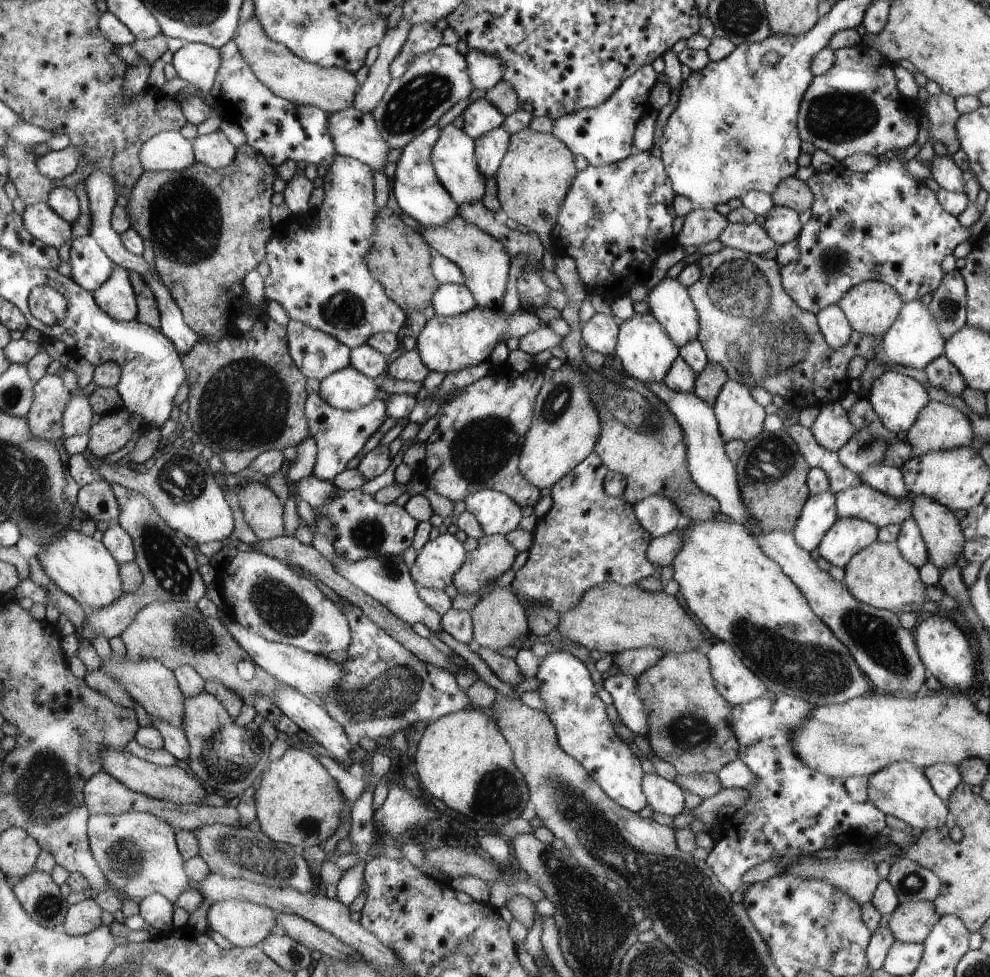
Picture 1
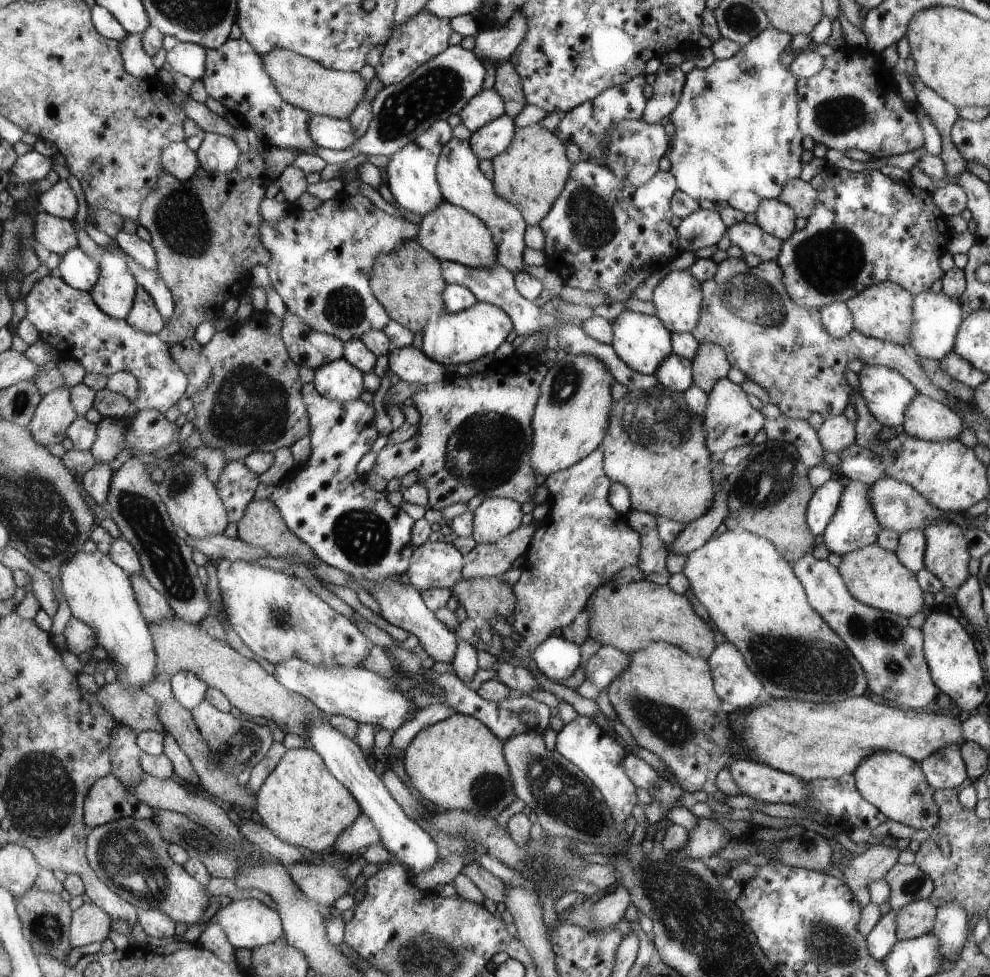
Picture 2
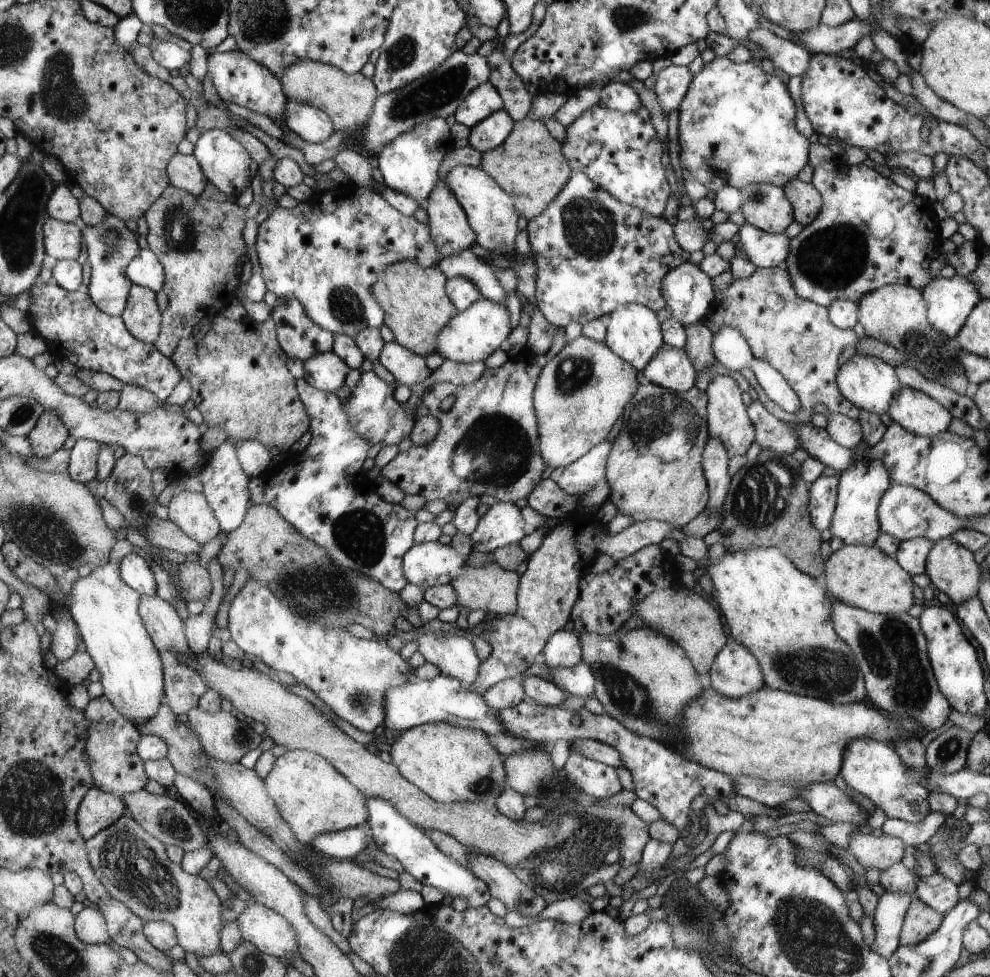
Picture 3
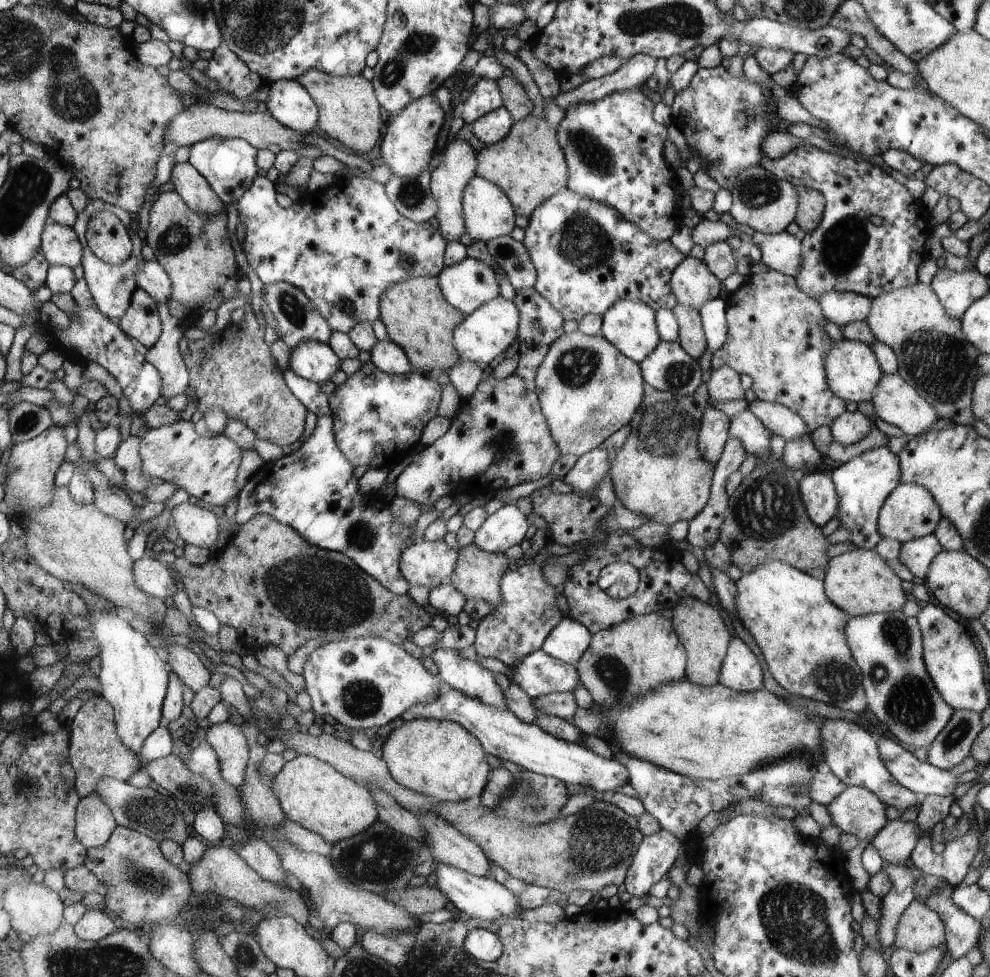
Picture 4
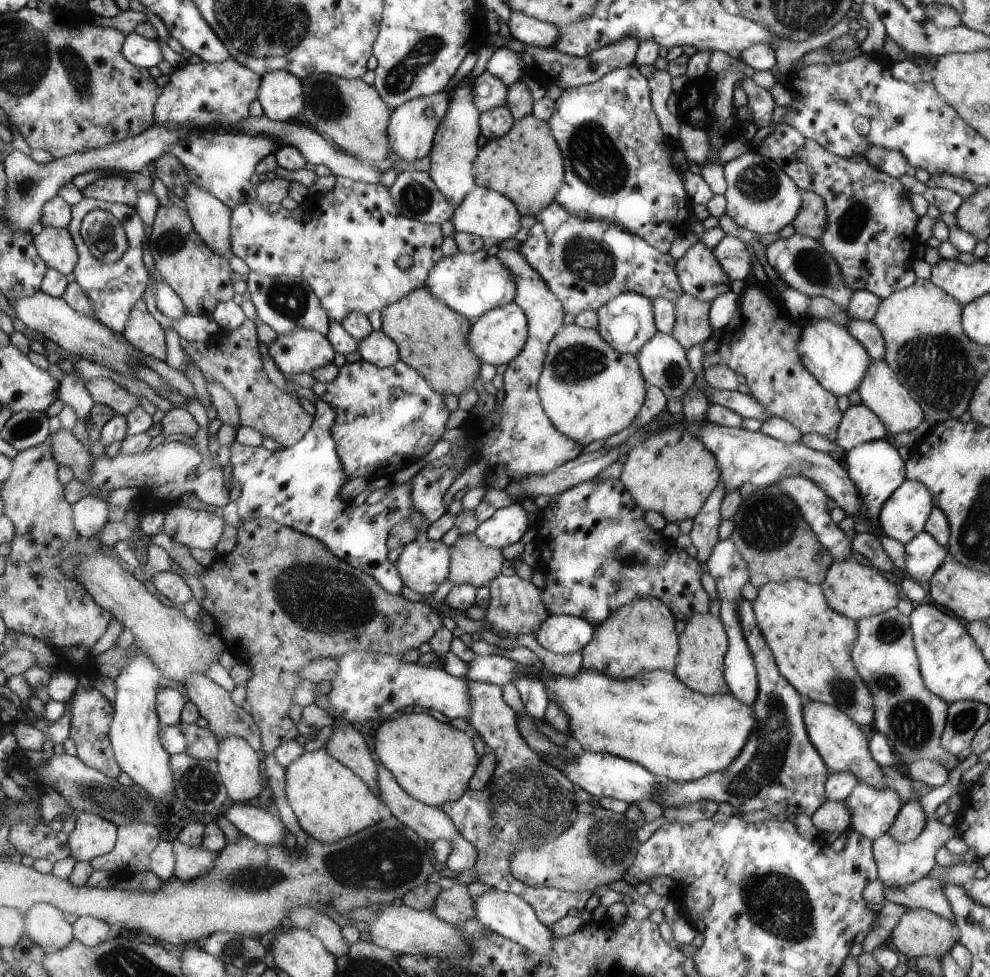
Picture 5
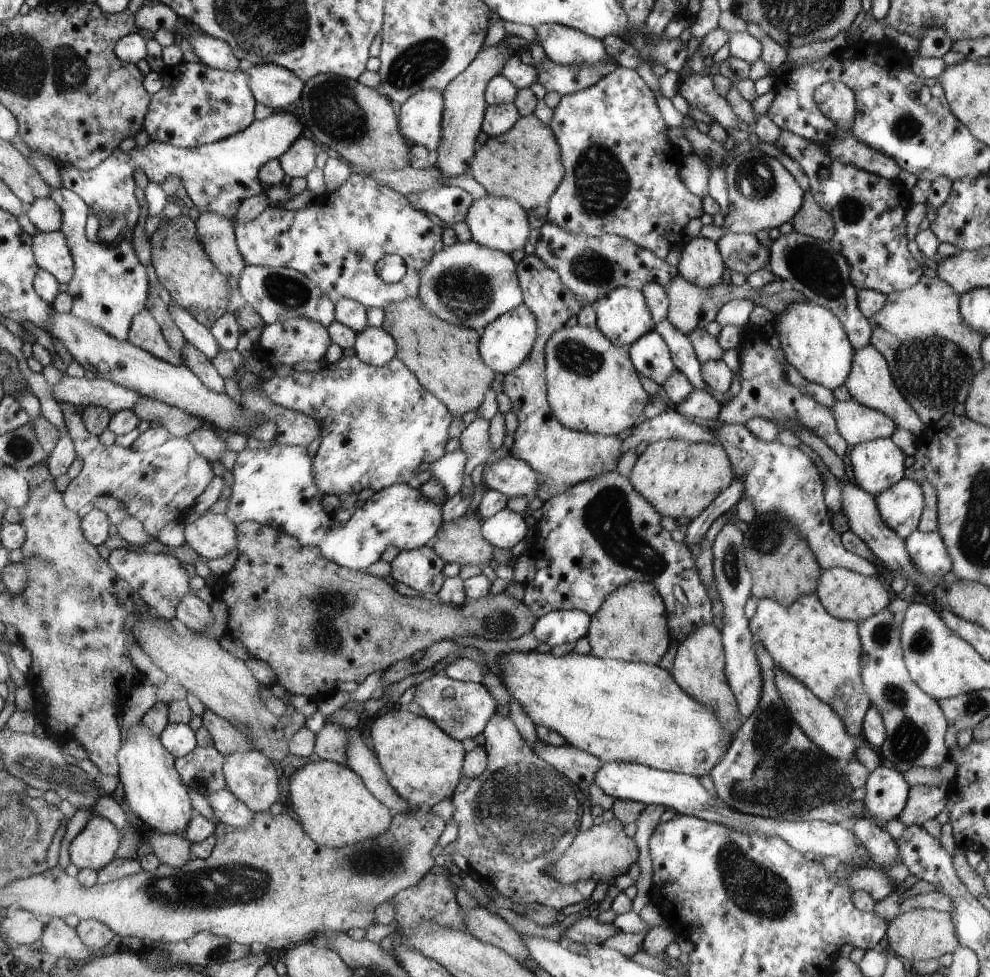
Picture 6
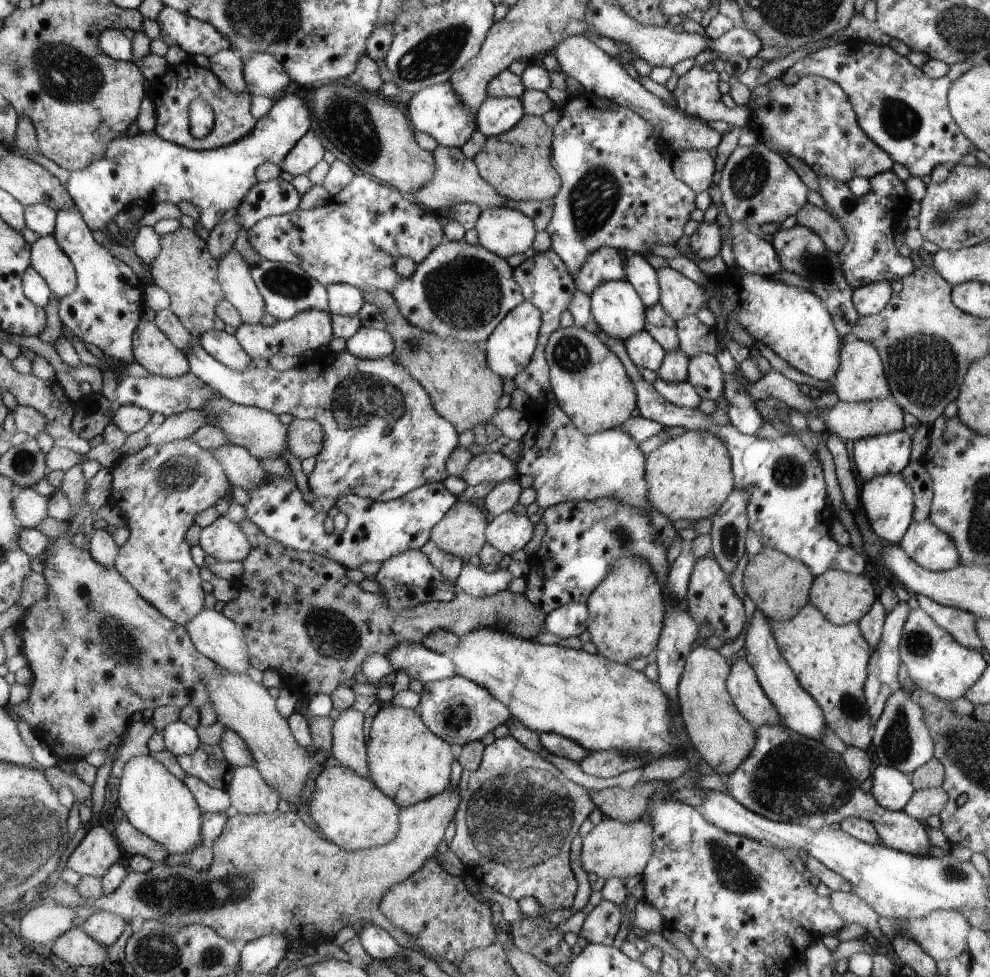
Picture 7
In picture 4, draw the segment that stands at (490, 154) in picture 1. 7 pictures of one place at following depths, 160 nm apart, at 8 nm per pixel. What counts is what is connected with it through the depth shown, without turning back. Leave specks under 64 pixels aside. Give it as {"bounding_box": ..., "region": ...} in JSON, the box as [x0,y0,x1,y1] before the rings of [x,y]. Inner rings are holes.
{"bounding_box":[472,106,514,145],"region":[[[502,106],[475,120],[472,132],[480,142],[491,145],[502,141],[511,132],[513,124],[514,119],[511,117],[510,111]]]}

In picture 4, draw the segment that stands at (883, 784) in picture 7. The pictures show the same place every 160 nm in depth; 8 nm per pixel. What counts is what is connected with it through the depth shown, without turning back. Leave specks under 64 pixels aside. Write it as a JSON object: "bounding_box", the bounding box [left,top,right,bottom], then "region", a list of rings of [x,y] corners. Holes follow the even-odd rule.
{"bounding_box":[827,786,889,842],"region":[[[851,786],[839,794],[830,804],[827,804],[828,810],[832,815],[832,822],[841,832],[846,832],[855,836],[859,842],[864,842],[868,838],[874,838],[877,832],[886,826],[889,819],[886,817],[888,808],[876,794],[864,787]]]}

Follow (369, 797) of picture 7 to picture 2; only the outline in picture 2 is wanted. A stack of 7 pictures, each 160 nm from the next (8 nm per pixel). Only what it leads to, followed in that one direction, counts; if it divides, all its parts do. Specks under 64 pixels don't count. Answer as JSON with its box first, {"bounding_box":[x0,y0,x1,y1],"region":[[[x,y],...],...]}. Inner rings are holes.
{"bounding_box":[255,749,362,856],"region":[[[288,749],[264,784],[257,790],[255,817],[268,827],[280,840],[318,856],[328,854],[336,839],[354,824],[356,816],[362,816],[362,808],[356,806],[354,795],[324,766],[323,758],[314,749]]]}

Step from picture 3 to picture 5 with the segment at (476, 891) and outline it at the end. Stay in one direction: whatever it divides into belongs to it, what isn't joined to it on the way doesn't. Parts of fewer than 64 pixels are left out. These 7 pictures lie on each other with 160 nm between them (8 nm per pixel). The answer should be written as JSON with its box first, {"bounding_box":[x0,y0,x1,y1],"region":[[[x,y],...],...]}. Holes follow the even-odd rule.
{"bounding_box":[474,889,555,957],"region":[[[493,889],[476,898],[474,902],[478,922],[492,932],[524,946],[524,948],[537,955],[548,957],[553,952],[552,948],[555,940],[552,931],[538,920],[536,911],[519,896]]]}

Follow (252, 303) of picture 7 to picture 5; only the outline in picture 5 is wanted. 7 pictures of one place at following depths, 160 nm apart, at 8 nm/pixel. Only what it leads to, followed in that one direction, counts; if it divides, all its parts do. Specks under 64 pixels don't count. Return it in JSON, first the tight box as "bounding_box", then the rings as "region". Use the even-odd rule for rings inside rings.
{"bounding_box":[186,184,233,259],"region":[[[188,184],[186,199],[187,213],[199,237],[216,254],[225,259],[233,256],[231,249],[231,210],[214,195]]]}

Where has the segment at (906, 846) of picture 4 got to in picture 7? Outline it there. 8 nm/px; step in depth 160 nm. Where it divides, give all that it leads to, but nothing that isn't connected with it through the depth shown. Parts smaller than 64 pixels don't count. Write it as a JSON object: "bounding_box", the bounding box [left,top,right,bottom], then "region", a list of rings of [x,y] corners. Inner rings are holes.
{"bounding_box":[903,786,948,821],"region":[[[941,786],[915,790],[903,811],[917,821],[926,820],[930,816],[938,816],[944,810],[948,799],[948,793]]]}

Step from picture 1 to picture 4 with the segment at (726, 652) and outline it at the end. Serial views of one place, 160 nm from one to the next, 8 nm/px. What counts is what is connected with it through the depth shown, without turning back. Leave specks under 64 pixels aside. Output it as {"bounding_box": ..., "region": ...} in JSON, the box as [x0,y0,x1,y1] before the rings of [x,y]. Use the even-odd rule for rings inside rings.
{"bounding_box":[719,635,763,692],"region":[[[736,635],[723,661],[719,683],[737,691],[754,692],[763,688],[763,680],[758,658]]]}

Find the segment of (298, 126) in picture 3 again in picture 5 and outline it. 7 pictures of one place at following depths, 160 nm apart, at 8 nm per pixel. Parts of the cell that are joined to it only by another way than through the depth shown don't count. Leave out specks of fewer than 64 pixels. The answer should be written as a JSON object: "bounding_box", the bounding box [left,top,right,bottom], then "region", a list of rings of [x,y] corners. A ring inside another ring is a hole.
{"bounding_box":[257,71,305,123],"region":[[[288,71],[265,74],[257,98],[270,120],[281,123],[296,120],[305,107],[303,81]]]}

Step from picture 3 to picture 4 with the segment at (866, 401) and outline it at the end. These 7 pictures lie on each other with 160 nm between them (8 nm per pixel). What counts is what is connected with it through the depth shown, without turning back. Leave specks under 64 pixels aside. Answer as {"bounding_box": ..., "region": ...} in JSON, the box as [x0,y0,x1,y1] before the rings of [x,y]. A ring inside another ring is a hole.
{"bounding_box":[824,339,884,404],"region":[[[848,339],[832,340],[825,350],[824,368],[829,389],[846,403],[857,404],[861,400],[871,400],[873,390],[884,374],[866,343]]]}

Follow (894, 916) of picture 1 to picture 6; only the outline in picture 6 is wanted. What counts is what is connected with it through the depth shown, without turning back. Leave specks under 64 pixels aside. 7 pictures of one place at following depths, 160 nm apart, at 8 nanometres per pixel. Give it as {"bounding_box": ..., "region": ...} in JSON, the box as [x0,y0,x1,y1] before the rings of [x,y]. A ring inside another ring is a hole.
{"bounding_box":[885,909,960,960],"region":[[[912,909],[900,912],[887,924],[885,935],[892,952],[906,960],[939,959],[946,953],[953,953],[960,946],[952,915],[934,909]]]}

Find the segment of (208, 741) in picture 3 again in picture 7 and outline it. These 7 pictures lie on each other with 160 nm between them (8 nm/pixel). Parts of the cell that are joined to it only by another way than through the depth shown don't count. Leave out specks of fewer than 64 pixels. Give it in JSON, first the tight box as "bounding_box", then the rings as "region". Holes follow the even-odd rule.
{"bounding_box":[226,767,280,815],"region":[[[258,767],[235,768],[226,788],[231,810],[245,815],[274,813],[280,802],[279,794],[268,786]]]}

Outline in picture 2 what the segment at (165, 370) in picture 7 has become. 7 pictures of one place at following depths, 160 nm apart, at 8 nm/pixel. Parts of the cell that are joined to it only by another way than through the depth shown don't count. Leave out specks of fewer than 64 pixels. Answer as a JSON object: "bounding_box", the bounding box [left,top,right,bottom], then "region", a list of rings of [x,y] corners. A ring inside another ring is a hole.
{"bounding_box":[125,286,166,334],"region":[[[138,286],[135,291],[135,304],[125,320],[136,330],[148,332],[148,334],[163,334],[166,326],[163,315],[155,306],[154,299],[142,286]]]}

